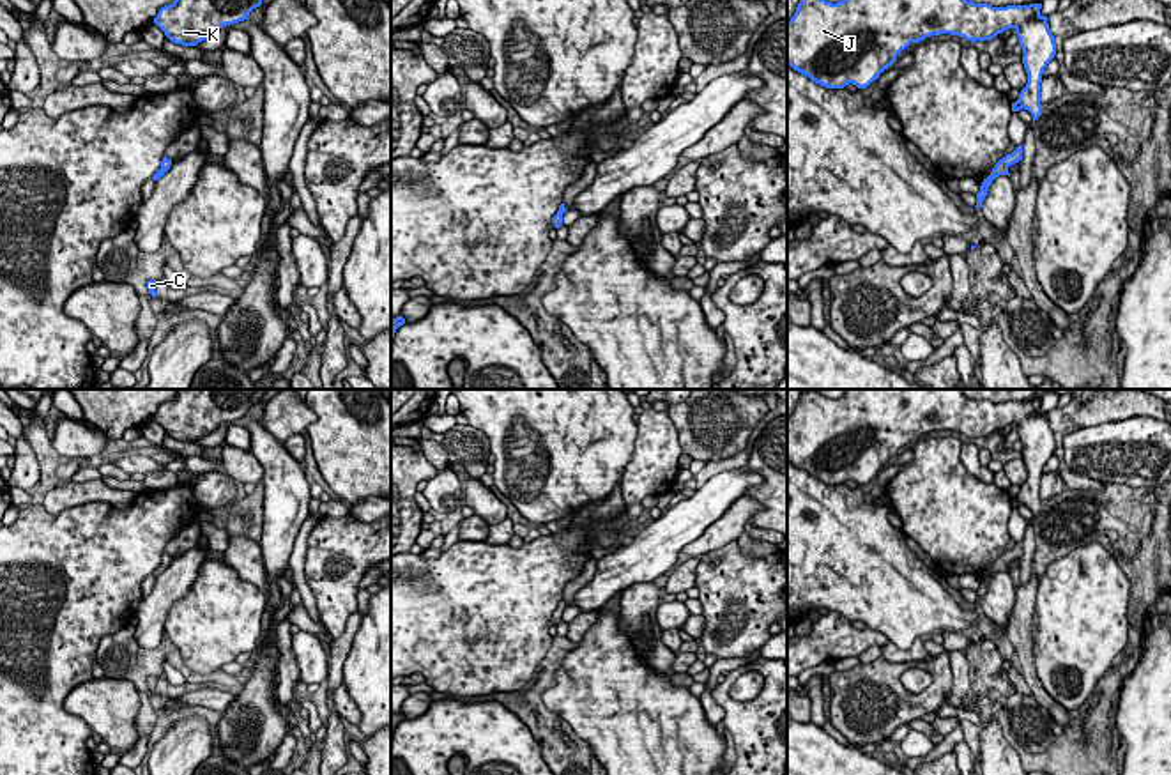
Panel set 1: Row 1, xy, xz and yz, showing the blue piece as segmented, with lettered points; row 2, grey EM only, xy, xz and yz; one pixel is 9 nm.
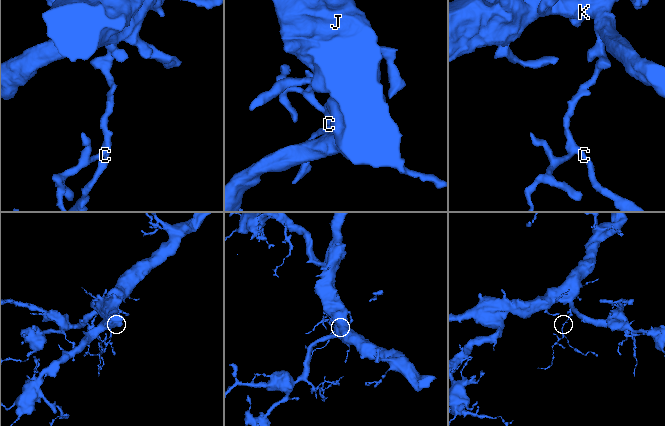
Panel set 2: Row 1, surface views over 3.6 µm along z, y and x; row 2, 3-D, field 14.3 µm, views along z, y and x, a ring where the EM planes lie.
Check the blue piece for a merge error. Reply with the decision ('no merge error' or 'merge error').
merge error

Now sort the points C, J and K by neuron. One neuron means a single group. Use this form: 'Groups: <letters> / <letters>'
Groups: C / J K

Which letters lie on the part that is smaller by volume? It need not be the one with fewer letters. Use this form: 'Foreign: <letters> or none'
Foreign: C

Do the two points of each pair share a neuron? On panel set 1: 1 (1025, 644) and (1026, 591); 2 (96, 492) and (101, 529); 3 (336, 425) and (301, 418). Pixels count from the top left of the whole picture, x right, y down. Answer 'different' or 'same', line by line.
1: same
2: different
3: different

